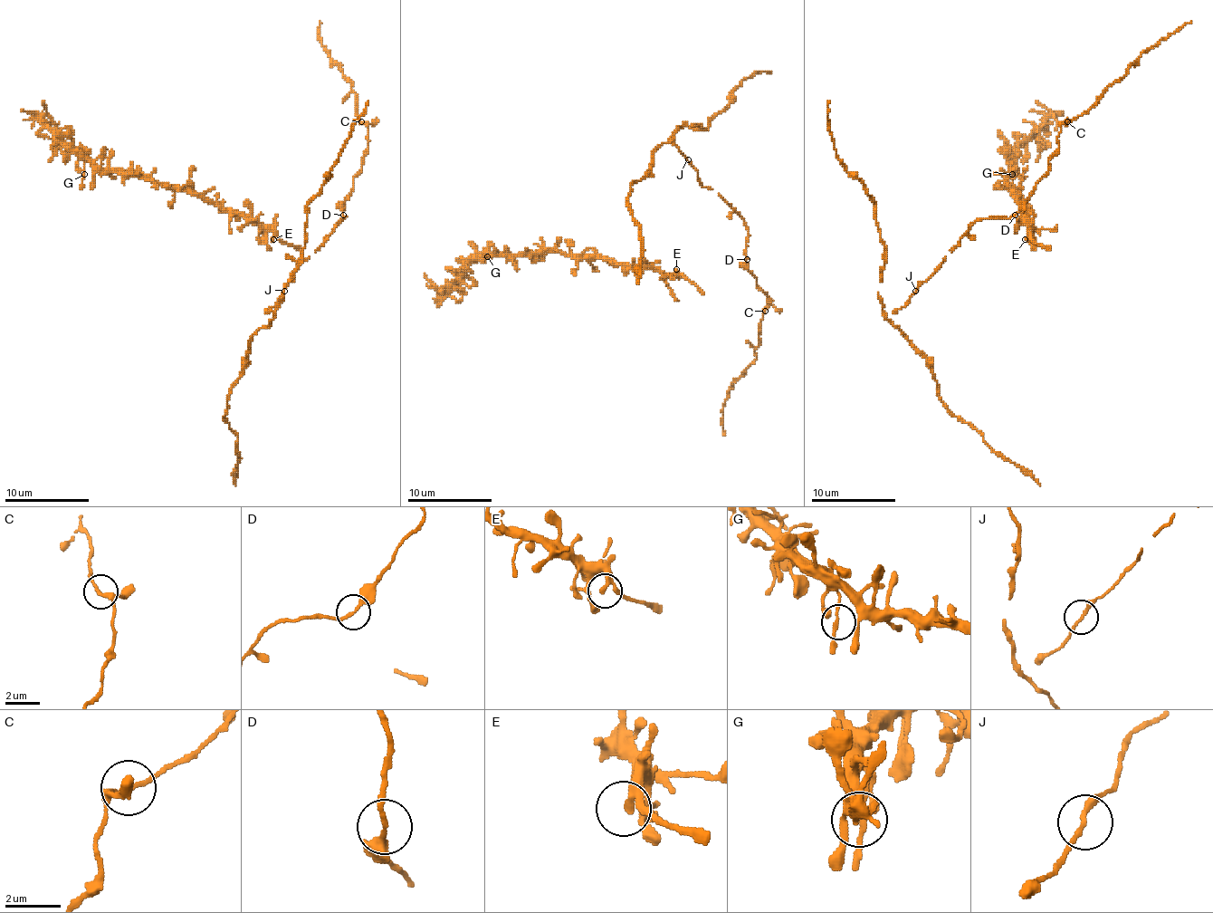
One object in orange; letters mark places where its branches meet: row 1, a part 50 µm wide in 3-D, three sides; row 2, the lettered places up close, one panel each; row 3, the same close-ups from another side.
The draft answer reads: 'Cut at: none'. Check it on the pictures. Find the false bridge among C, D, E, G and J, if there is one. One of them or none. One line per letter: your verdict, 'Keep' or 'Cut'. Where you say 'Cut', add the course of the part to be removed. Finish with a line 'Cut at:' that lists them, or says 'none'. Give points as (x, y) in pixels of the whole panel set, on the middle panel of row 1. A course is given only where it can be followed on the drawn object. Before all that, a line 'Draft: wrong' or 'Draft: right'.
Draft: right
C: Keep
D: Keep
E: Keep
G: Keep
J: Keep
Cut at: none

